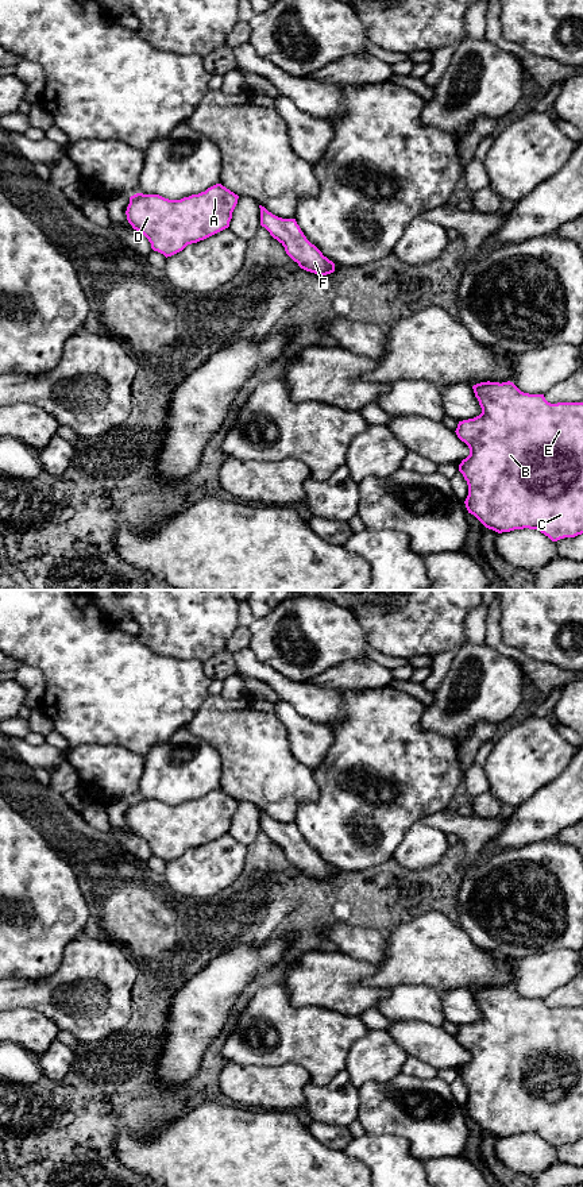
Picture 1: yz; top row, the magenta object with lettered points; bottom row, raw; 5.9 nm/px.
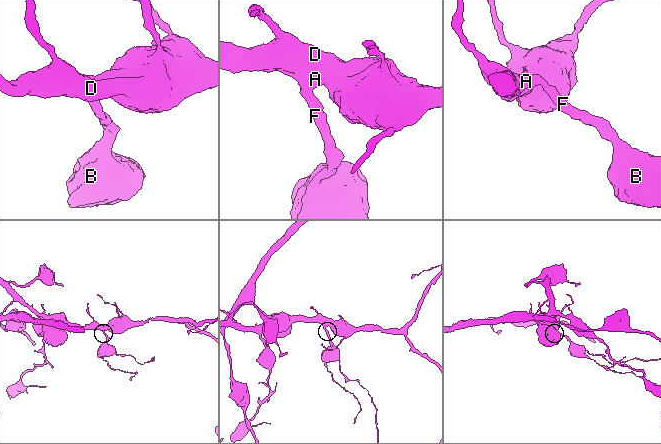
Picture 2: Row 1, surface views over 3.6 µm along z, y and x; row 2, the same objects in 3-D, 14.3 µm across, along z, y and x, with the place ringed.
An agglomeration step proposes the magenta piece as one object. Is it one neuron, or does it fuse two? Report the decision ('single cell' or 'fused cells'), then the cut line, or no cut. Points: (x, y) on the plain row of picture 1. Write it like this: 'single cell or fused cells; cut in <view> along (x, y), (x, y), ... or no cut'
single cell; no cut

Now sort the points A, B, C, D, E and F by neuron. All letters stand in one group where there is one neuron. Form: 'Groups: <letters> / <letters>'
Groups: A B C D E F

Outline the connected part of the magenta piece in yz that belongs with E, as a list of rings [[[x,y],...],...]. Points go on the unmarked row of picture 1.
[[[480,987],[472,991],[479,1006],[482,1018],[474,1024],[459,1026],[456,1033],[457,1043],[470,1053],[470,1060],[459,1070],[468,1090],[468,1101],[464,1106],[468,1118],[474,1119],[486,1133],[498,1138],[514,1134],[537,1134],[552,1146],[564,1142],[575,1142],[583,1138],[583,1007],[557,1007],[551,1009],[544,999],[529,999],[521,997],[513,987]]]

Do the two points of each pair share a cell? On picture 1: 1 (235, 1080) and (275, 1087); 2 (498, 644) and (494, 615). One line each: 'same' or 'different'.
1: same
2: same

